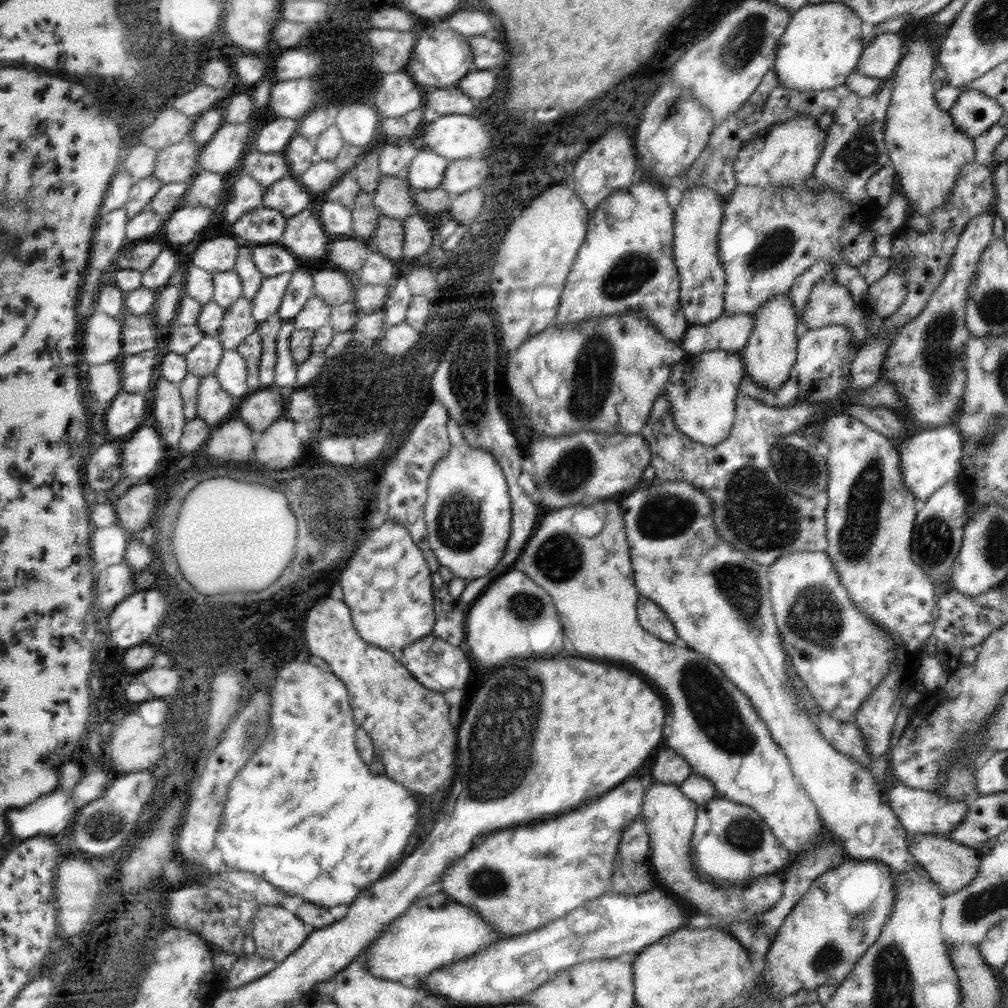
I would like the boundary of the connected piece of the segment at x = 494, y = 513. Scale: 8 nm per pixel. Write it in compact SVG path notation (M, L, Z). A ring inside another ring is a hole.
M465 440L460 446L451 446L431 472L427 501L424 505L428 542L439 565L448 568L453 577L466 578L466 580L474 581L490 575L500 563L500 559L504 557L504 550L507 548L511 533L511 505L506 477L492 454L474 448Z

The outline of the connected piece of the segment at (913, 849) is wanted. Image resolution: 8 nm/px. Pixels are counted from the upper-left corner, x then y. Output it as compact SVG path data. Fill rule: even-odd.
M914 833L912 837L913 840L907 845L908 850L923 866L928 876L943 888L944 894L954 894L966 888L976 878L981 863L981 856L976 849L951 840L948 836Z

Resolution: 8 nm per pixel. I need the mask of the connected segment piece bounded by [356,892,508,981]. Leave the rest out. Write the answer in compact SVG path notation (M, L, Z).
M443 893L416 899L398 918L382 929L371 945L356 958L367 964L376 978L400 981L408 976L424 979L433 970L466 958L480 949L493 945L508 935L483 920L473 906L462 906Z

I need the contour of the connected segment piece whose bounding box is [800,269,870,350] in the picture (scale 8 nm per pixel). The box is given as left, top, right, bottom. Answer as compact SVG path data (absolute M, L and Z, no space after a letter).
M832 269L831 272L826 273L822 279L817 280L813 284L803 316L800 316L800 320L804 324L801 328L802 330L808 330L832 325L846 325L851 330L855 347L857 350L860 350L864 346L864 342L866 342L867 316L869 312L870 309L864 301L856 302L847 288L844 288L841 284L837 284Z

